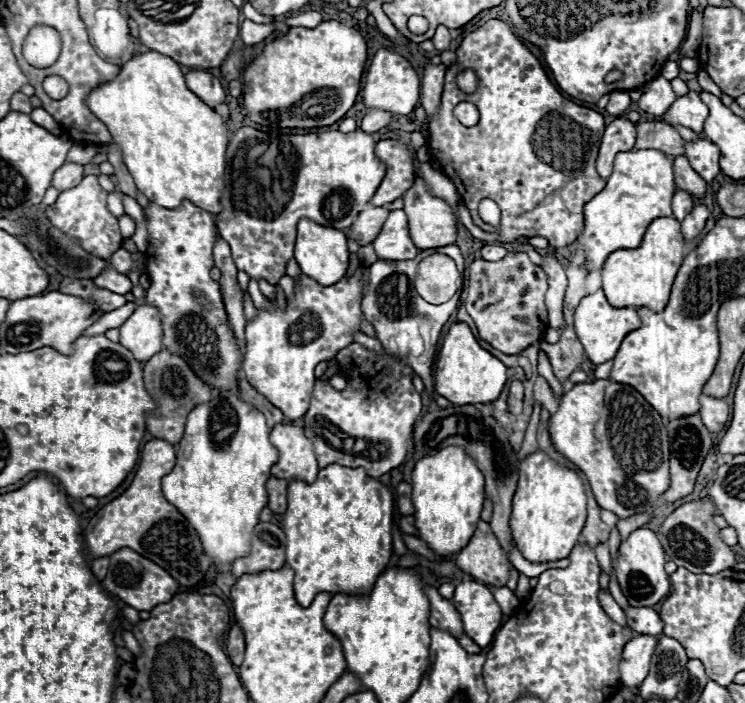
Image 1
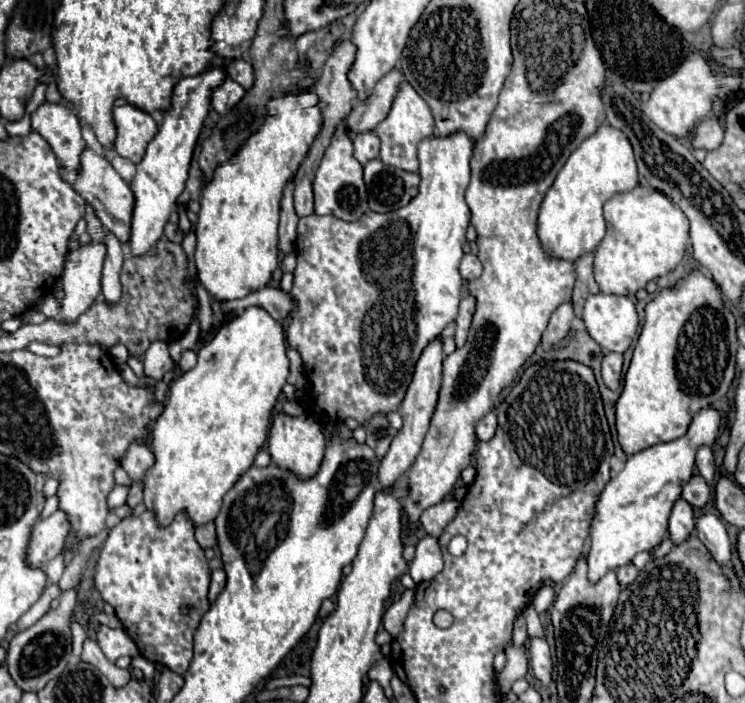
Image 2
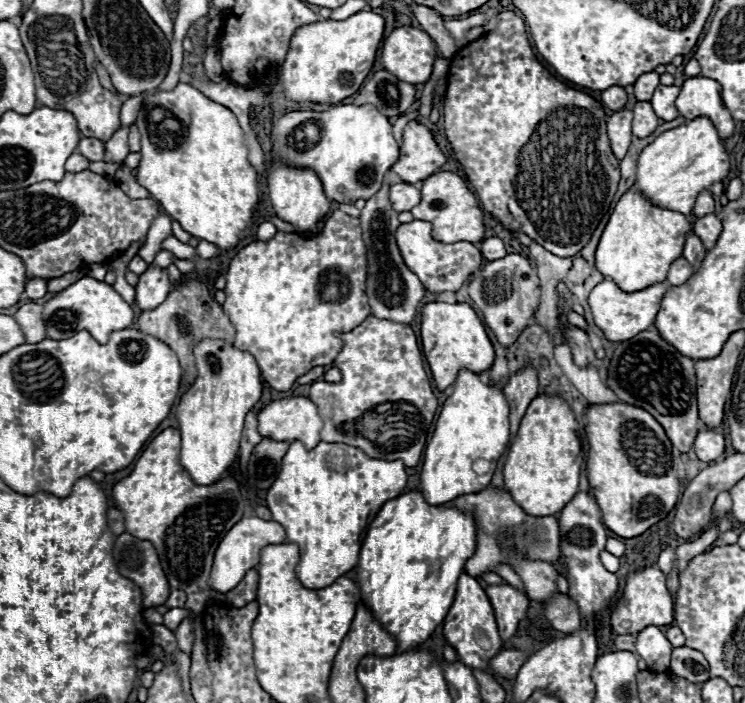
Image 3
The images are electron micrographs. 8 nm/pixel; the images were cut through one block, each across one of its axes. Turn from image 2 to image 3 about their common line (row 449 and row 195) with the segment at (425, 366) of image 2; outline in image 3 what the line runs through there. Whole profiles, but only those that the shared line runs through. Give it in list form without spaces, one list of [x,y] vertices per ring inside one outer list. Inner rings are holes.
[[[394,184],[390,188],[390,202],[392,208],[398,212],[408,212],[420,202],[420,190],[414,184]]]

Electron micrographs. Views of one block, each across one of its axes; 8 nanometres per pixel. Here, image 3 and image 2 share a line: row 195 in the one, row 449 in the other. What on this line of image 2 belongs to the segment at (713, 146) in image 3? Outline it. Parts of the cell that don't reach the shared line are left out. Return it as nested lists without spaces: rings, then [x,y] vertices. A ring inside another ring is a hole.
[[[708,406],[694,414],[688,432],[672,442],[662,442],[628,456],[626,468],[620,470],[600,494],[596,516],[590,528],[588,578],[600,580],[608,570],[628,564],[638,552],[654,550],[666,536],[672,504],[680,498],[682,486],[694,474],[694,458],[700,446],[712,446],[722,426],[722,412]]]

